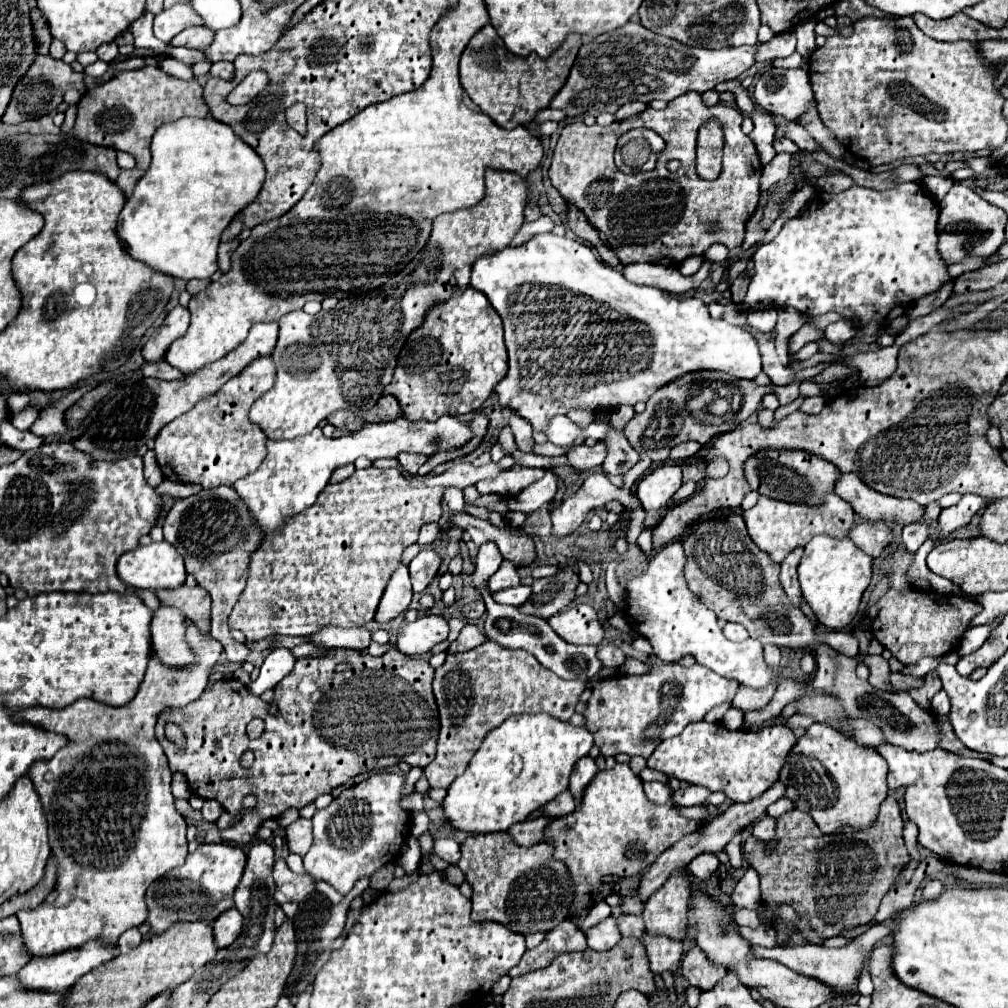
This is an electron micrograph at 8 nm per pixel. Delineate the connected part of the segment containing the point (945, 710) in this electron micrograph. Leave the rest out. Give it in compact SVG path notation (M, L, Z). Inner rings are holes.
M945 690L937 692L931 704L933 704L933 712L935 712L935 714L949 714L951 704L949 704L949 696L945 694Z

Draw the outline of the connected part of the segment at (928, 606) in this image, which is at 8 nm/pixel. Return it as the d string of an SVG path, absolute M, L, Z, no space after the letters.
M895 550L889 558L881 562L883 574L893 580L889 592L877 602L881 606L877 618L873 620L873 634L899 662L905 666L915 664L923 656L945 656L959 648L961 636L967 632L969 622L983 608L971 598L961 598L953 594L937 594L933 590L915 590L907 584L905 574L913 556L907 550Z

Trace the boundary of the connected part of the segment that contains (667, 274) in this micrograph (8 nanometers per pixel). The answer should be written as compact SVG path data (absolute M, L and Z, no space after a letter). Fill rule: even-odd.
M703 260L703 266L699 272L691 278L683 276L677 268L667 268L661 264L649 264L649 262L633 262L623 268L623 276L635 284L645 284L645 286L657 286L663 288L671 294L685 294L693 288L697 288L711 272L711 260Z

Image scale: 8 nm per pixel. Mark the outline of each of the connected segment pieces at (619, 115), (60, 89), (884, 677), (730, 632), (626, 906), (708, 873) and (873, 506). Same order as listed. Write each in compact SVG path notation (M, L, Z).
M627 102L627 104L623 104L623 106L615 112L615 120L631 118L631 116L635 116L635 114L643 112L645 108L647 108L647 106L645 106L645 104L641 104L641 102Z
M37 56L33 66L29 68L29 72L19 80L19 84L17 84L17 88L13 92L11 104L9 104L9 108L7 108L5 116L3 116L3 122L5 124L19 124L19 122L41 118L45 114L49 114L51 110L55 110L63 102L63 94L69 88L85 92L83 78L85 78L85 74L77 74L63 60L53 60L51 56Z
M869 656L863 660L869 670L871 670L871 676L869 676L869 682L875 686L875 688L881 688L881 690L887 690L887 692L893 692L891 684L889 684L889 676L891 676L891 668L887 664L887 660L883 660L881 656Z
M725 624L723 634L725 634L729 640L733 640L733 642L741 642L741 640L747 640L747 638L749 638L749 632L747 632L745 626L741 626L741 624Z
M633 896L633 898L623 898L623 912L625 914L641 914L643 912L643 902L637 898L637 896Z
M699 854L687 864L687 872L697 880L709 880L719 868L719 860L715 854Z
M841 474L841 480L835 486L835 494L849 502L863 520L885 520L907 526L913 522L921 522L925 516L925 506L919 506L911 500L879 494L863 484L855 474Z

